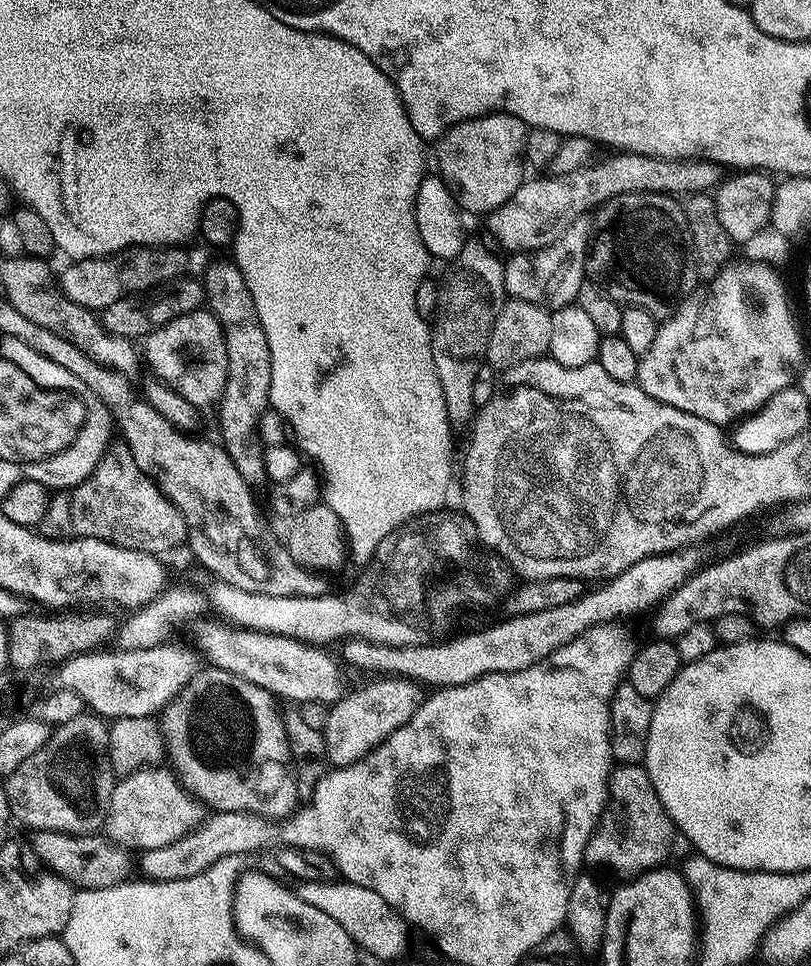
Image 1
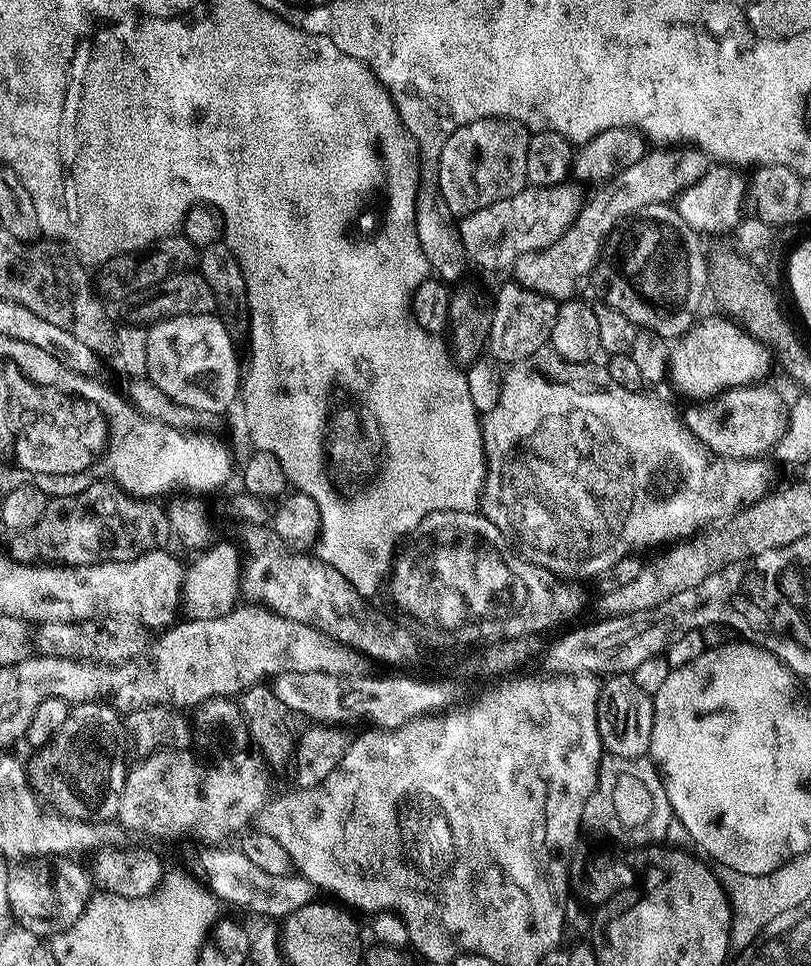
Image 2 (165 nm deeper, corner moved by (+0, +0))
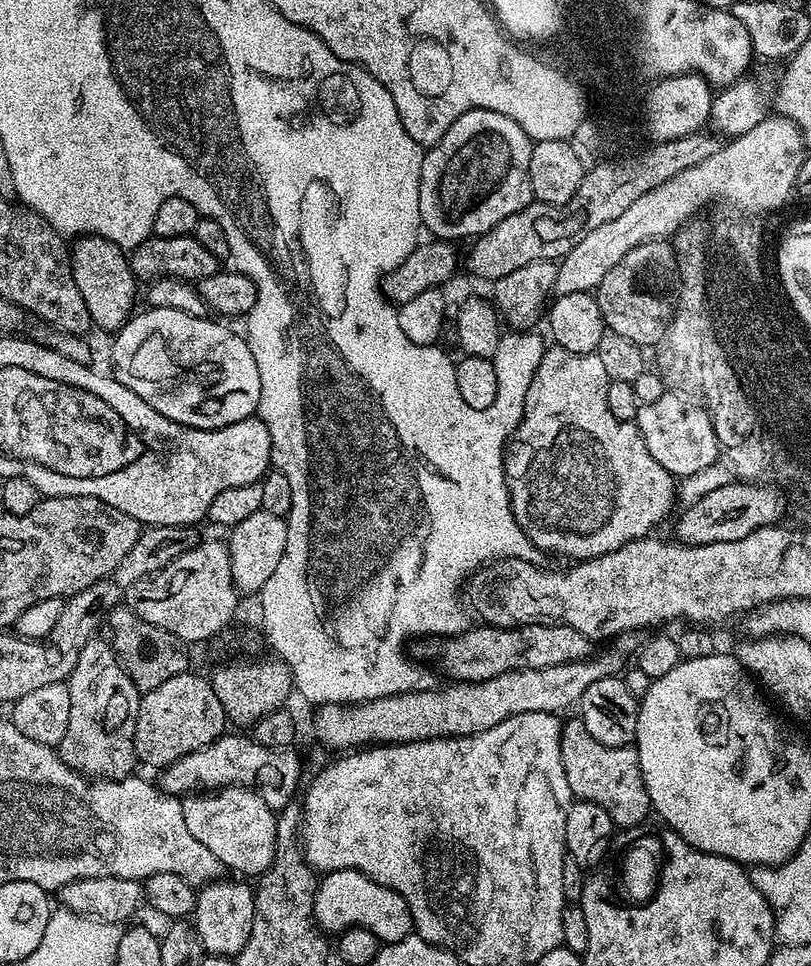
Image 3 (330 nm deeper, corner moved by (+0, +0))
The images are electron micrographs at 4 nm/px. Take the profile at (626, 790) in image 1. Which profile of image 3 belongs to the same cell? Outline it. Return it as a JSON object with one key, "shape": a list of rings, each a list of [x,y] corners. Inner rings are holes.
{"shape":[[[572,718],[572,720],[565,719],[560,729],[560,757],[562,758],[562,770],[566,774],[566,782],[570,782],[570,790],[576,800],[594,802],[602,806],[602,810],[610,814],[613,825],[617,829],[638,828],[645,823],[644,819],[652,812],[652,803],[648,791],[644,788],[644,779],[635,747],[611,748],[606,746],[598,742],[598,738],[590,734],[590,730],[586,730],[586,726],[580,719]]]}

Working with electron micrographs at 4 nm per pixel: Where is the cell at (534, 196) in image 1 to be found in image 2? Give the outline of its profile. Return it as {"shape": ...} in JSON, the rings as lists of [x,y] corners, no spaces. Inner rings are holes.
{"shape":[[[565,182],[534,188],[525,186],[510,198],[502,198],[502,202],[494,202],[494,206],[482,206],[482,210],[474,210],[474,214],[463,217],[458,224],[458,239],[464,247],[464,254],[469,265],[477,264],[484,272],[500,272],[511,269],[513,262],[522,254],[530,254],[534,250],[542,250],[562,234],[576,221],[580,213],[581,185],[576,182]]]}

